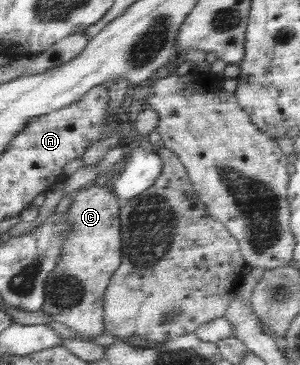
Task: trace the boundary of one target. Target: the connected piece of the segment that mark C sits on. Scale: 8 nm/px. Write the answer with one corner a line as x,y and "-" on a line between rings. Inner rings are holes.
90,184
74,194
76,200
66,211
66,221
70,223
70,230
64,239
63,255
60,255
59,263
56,263
56,267
53,268
53,277
49,277
49,289
44,289
45,293
49,293
49,301
44,301
42,310
52,317
52,321
64,323
77,335
91,338
105,333
104,293
122,260
120,230
122,202
113,192
109,193
109,191
103,185
97,187

